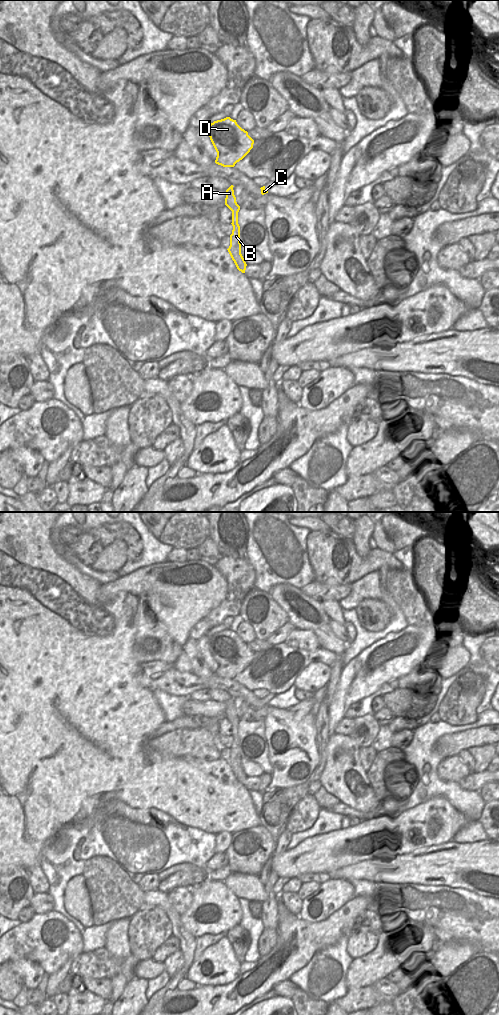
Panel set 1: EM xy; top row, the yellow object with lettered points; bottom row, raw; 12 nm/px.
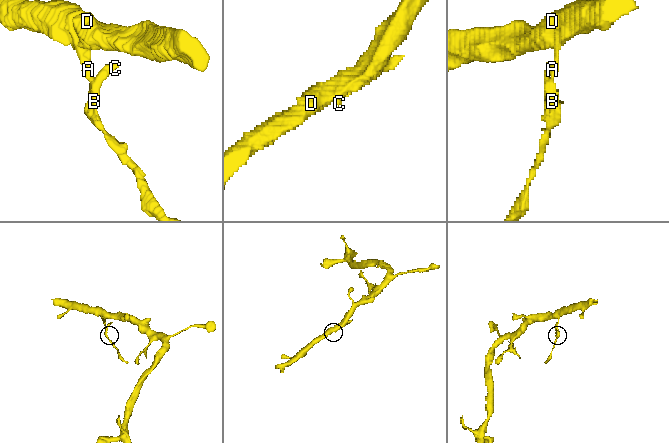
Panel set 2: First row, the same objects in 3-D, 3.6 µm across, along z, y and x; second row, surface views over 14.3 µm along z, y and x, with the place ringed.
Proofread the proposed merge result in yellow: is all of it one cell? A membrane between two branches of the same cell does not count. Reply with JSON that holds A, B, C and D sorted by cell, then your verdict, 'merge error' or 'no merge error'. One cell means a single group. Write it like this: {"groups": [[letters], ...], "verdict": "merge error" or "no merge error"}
{"groups": [["A", "D"], ["B", "C"]], "verdict": "merge error"}

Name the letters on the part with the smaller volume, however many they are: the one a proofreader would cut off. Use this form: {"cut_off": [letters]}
{"cut_off": ["B", "C"]}

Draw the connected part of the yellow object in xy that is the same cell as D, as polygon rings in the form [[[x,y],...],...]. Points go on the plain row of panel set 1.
[[[230,629],[209,636],[209,649],[217,664],[215,675],[223,679],[234,679],[254,656],[248,644]]]

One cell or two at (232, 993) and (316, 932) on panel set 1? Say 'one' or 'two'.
one

